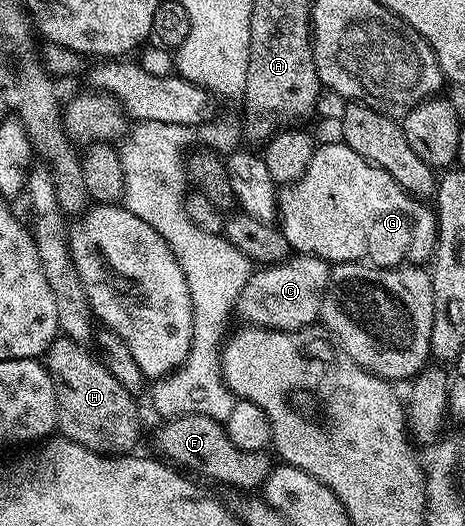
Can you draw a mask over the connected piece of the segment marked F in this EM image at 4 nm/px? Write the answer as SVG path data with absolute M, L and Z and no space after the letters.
M187 414L166 419L162 424L165 425L157 436L157 448L162 452L160 455L170 465L186 473L193 474L196 468L201 468L202 474L207 479L218 480L221 484L230 484L233 488L245 488L241 490L260 489L269 477L270 453L239 450L235 442L231 442L231 438L225 432L225 425L220 420L203 414Z

